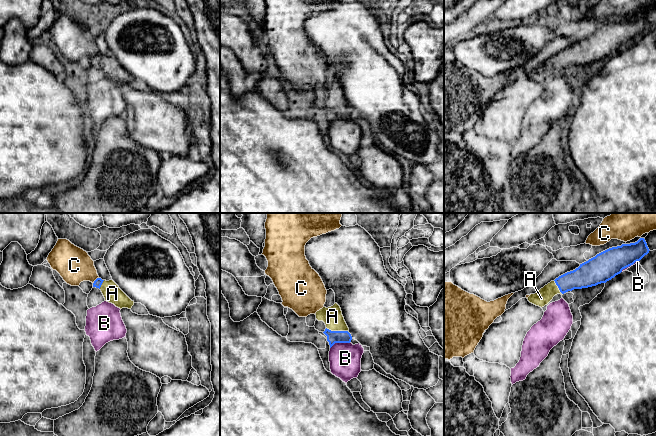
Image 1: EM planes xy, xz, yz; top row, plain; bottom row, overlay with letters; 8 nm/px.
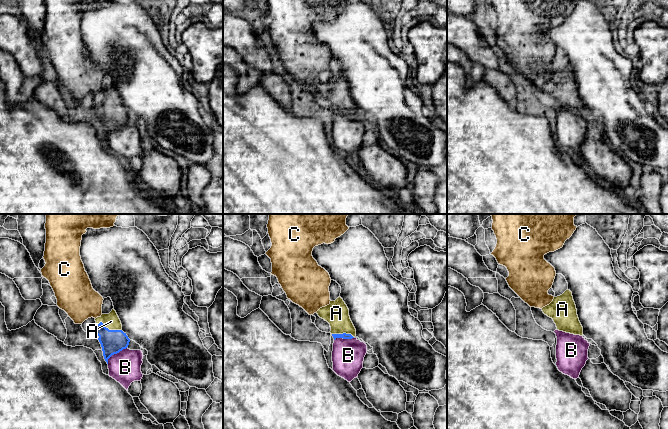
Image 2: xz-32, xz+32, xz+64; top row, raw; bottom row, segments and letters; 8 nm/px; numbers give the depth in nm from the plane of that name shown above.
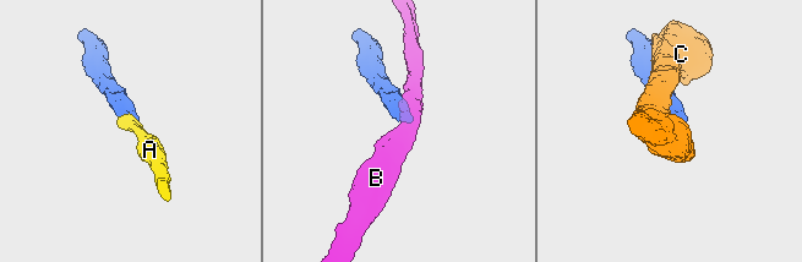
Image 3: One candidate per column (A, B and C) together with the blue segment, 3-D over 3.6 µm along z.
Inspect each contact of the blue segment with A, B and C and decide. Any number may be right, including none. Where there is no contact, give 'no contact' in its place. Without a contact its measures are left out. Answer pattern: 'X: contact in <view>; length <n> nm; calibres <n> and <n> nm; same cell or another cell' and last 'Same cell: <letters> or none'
A: contact in xz; length 190 nm; calibres 100 and 160 nm; same cell
B: contact in xz; length 180 nm; calibres 100 and 260 nm; another cell
C: contact in xy; length 70 nm; calibres 70 and 280 nm; another cell
Same cell: A

